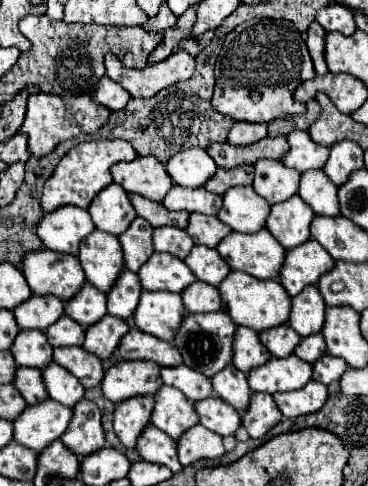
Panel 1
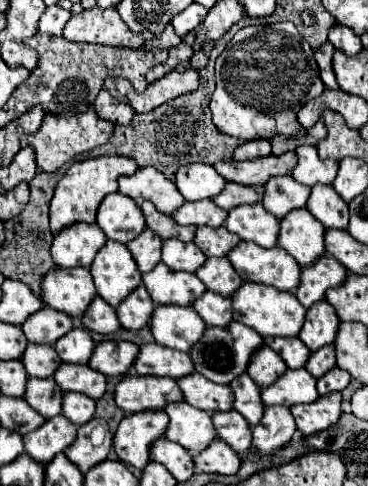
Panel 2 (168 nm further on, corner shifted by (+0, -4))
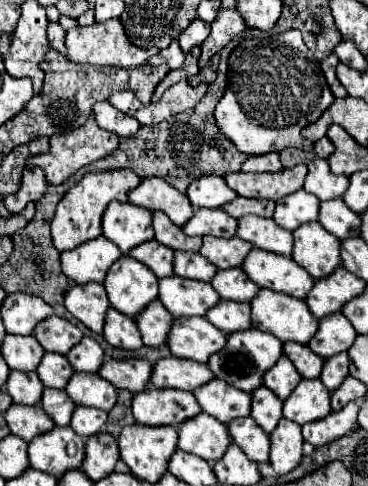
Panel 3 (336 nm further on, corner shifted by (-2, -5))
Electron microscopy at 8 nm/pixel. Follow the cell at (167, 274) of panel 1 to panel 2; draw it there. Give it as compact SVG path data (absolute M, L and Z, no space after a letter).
M158 263L152 271L144 273L142 279L156 305L190 307L206 293L206 285L196 275L172 271L164 263Z

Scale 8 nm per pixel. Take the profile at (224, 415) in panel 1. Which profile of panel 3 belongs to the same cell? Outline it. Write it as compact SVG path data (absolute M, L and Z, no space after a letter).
M250 416L228 422L228 432L250 460L254 462L268 460L268 434L258 424L254 424Z

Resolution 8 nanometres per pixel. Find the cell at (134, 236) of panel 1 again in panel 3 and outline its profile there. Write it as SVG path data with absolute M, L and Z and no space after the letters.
M148 240L142 246L136 246L134 250L128 252L132 258L136 258L138 262L146 264L158 278L164 276L172 276L172 260L174 260L174 250L170 250L168 246L156 242L156 240Z

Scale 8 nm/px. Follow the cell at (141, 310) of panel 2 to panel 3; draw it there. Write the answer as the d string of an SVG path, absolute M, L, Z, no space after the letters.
M152 300L150 306L146 306L140 314L136 314L134 320L146 346L160 346L166 342L172 314L166 314L166 308L162 306L162 302Z

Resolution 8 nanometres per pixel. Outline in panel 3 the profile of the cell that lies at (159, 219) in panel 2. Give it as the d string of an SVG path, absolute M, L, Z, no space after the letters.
M152 212L154 218L154 238L160 244L166 244L172 250L190 250L190 252L198 252L202 246L202 238L198 236L186 236L182 232L180 226L176 226L174 222L170 222L170 218L166 218L166 214L162 212Z

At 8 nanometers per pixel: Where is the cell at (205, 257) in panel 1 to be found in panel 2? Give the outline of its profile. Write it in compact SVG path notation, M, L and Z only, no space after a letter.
M210 257L196 275L208 287L208 291L214 291L222 297L232 297L244 283L236 269L232 269L228 257Z

